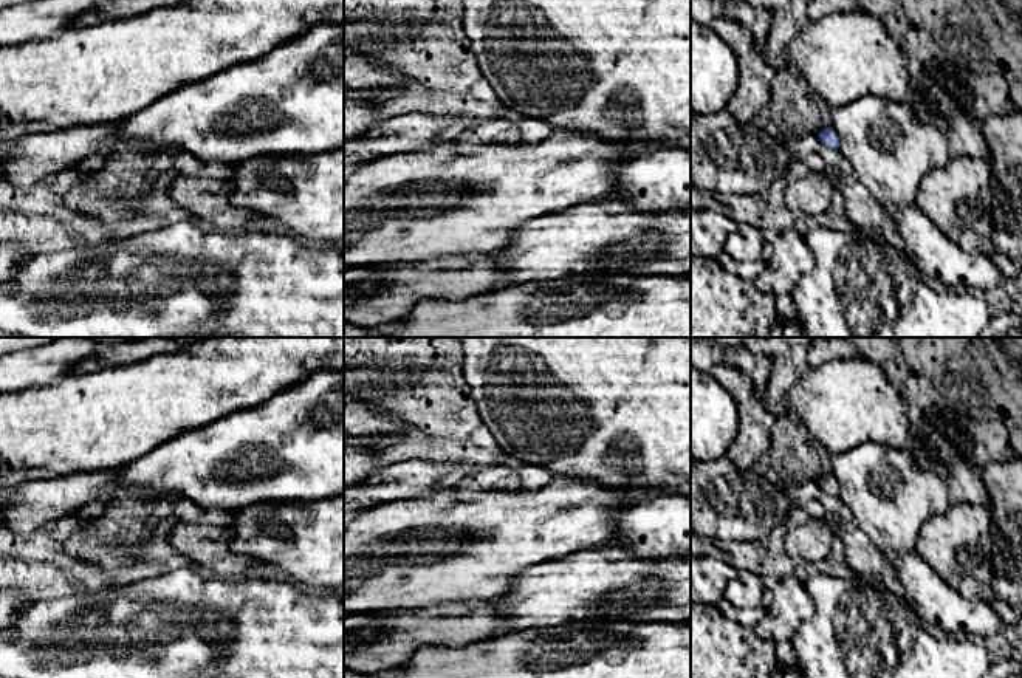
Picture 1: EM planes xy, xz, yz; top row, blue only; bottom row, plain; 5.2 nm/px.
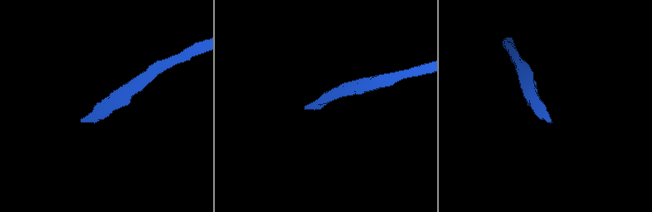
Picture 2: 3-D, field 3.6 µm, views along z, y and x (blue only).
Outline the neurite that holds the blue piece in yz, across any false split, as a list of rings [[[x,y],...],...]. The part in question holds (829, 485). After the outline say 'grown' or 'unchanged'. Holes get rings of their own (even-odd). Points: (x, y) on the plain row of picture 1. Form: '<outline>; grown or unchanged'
[[[828,474],[819,478],[818,485],[827,494],[824,505],[836,520],[849,568],[856,574],[859,584],[869,584],[873,551],[870,539],[858,528],[853,514],[838,495],[839,483],[835,475]]]; grown

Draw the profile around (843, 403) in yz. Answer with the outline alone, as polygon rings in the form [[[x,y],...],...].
[[[832,359],[797,378],[791,409],[832,455],[873,441],[907,450],[907,402],[873,362]]]

